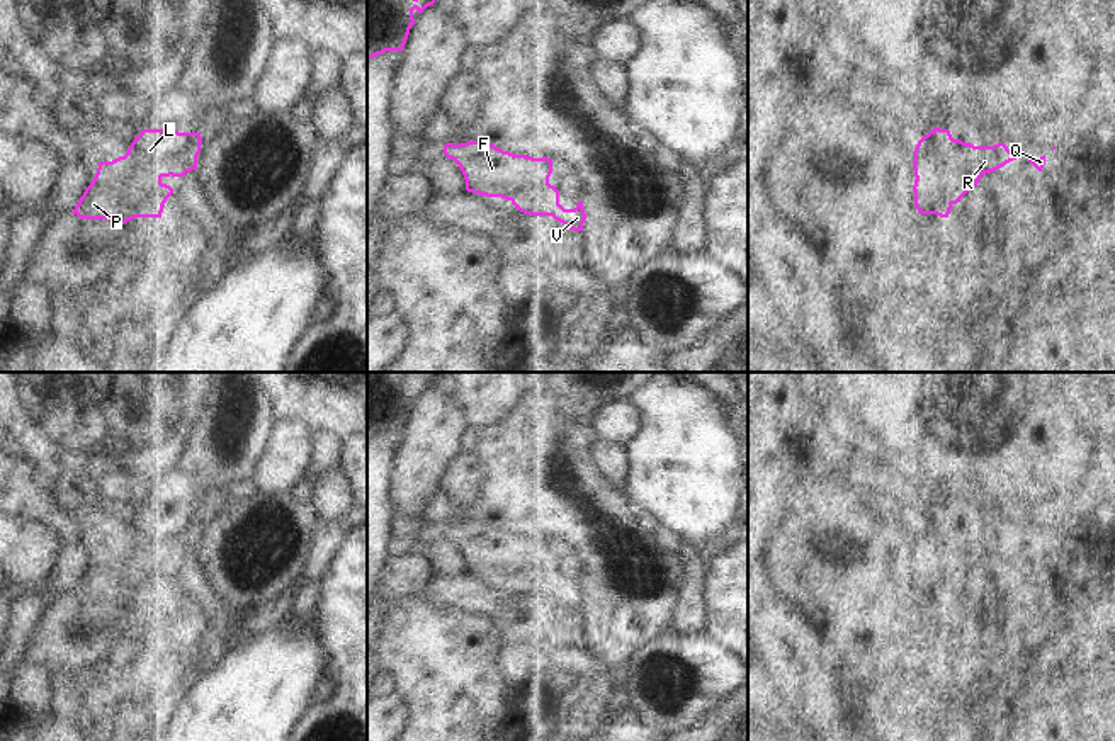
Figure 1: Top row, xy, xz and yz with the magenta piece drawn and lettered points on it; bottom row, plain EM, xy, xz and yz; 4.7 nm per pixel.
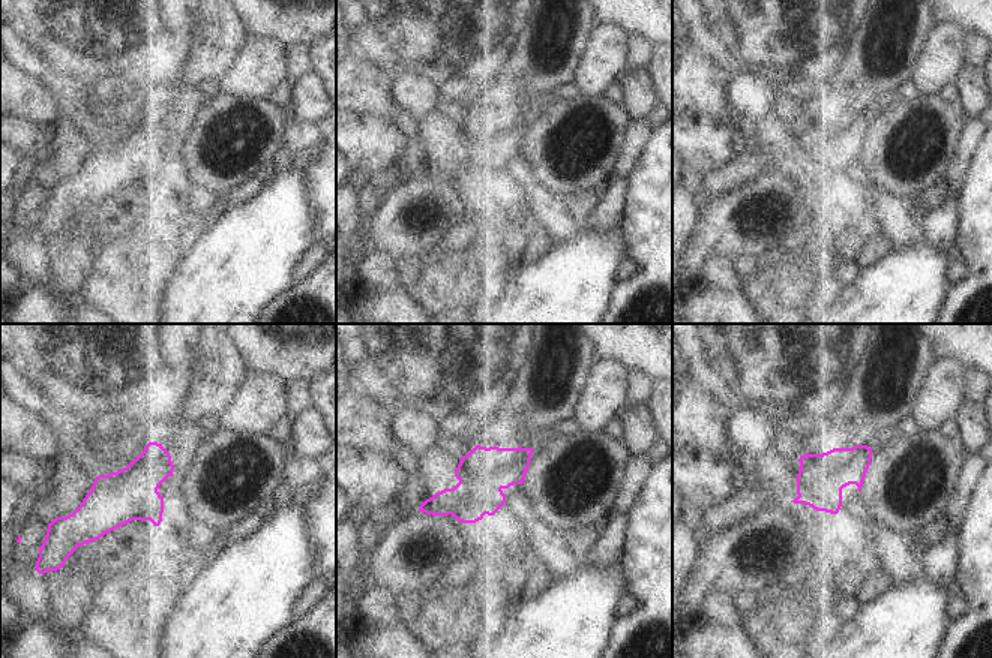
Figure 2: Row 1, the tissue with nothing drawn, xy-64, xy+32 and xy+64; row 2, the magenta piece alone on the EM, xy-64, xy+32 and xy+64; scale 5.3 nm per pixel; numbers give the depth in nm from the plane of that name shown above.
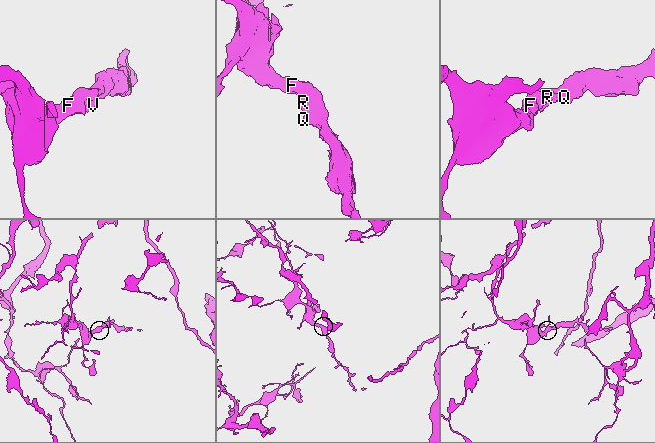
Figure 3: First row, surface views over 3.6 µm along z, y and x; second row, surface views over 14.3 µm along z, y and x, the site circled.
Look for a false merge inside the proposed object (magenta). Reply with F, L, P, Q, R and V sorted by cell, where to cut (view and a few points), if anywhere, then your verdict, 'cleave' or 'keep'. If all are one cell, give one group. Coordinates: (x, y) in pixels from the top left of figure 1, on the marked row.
groups F L P Q R V; cut none; keep

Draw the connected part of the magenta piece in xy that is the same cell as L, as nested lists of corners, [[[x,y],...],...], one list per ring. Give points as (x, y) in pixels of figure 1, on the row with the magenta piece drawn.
[[[143,129],[124,156],[100,161],[92,184],[71,211],[82,219],[126,224],[134,218],[161,218],[173,189],[163,177],[197,170],[201,133]]]

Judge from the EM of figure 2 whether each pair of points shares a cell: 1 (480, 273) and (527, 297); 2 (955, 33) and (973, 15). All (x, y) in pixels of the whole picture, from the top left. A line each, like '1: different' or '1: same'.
1: different
2: different

